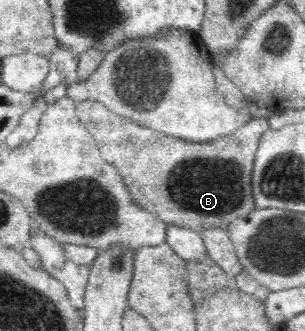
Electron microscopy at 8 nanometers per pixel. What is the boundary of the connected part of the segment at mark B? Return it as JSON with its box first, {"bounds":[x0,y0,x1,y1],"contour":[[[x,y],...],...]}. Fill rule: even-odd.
{"bounds":[75,100,270,234],"contour":[[[96,100],[79,102],[75,104],[77,115],[88,128],[88,132],[98,140],[102,158],[106,162],[112,162],[124,182],[128,185],[128,191],[132,195],[132,201],[142,204],[142,207],[152,214],[156,214],[162,222],[179,227],[189,228],[201,234],[206,227],[218,227],[228,229],[229,224],[237,218],[250,214],[255,209],[255,199],[251,187],[253,175],[253,162],[260,144],[260,137],[270,129],[267,117],[254,117],[244,126],[240,126],[232,136],[220,138],[218,142],[184,142],[172,136],[164,134],[152,134],[152,130],[138,126],[132,120],[120,118],[114,112],[110,114],[106,107]]]}

